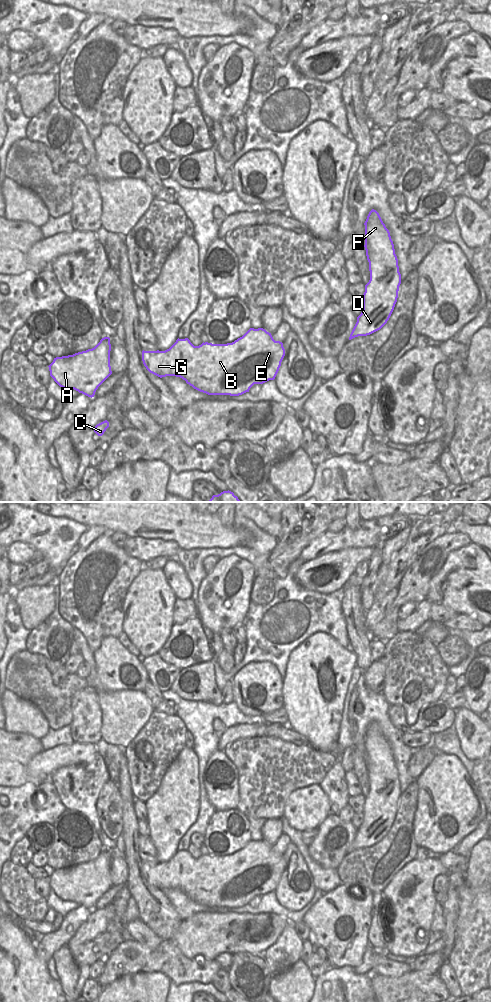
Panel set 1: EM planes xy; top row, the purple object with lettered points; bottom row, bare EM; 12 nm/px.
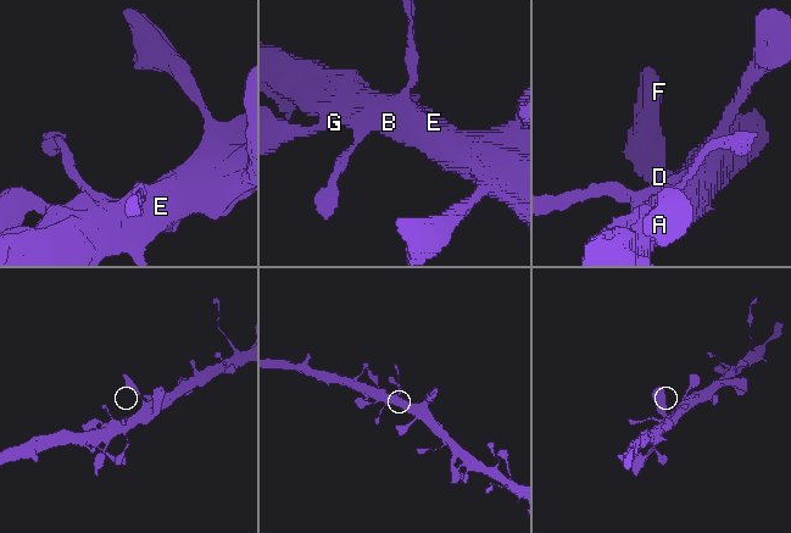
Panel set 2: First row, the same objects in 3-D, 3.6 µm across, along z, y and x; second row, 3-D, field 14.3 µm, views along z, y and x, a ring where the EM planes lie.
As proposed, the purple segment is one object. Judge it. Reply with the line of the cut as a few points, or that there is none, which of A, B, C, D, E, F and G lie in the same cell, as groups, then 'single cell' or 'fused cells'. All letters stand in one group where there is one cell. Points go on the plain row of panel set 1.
no cut | A B C D E F G | single cell

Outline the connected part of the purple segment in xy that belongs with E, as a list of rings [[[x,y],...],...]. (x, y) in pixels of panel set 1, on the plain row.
[[[250,840],[242,849],[227,856],[203,854],[194,858],[188,850],[178,850],[165,863],[142,863],[143,876],[150,885],[160,890],[180,889],[194,901],[208,907],[230,908],[242,907],[249,904],[254,896],[274,892],[284,868],[283,855],[275,853],[263,840]]]

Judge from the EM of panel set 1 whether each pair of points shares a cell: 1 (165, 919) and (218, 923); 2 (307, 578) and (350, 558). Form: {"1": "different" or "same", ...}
{"1": "different", "2": "same"}

